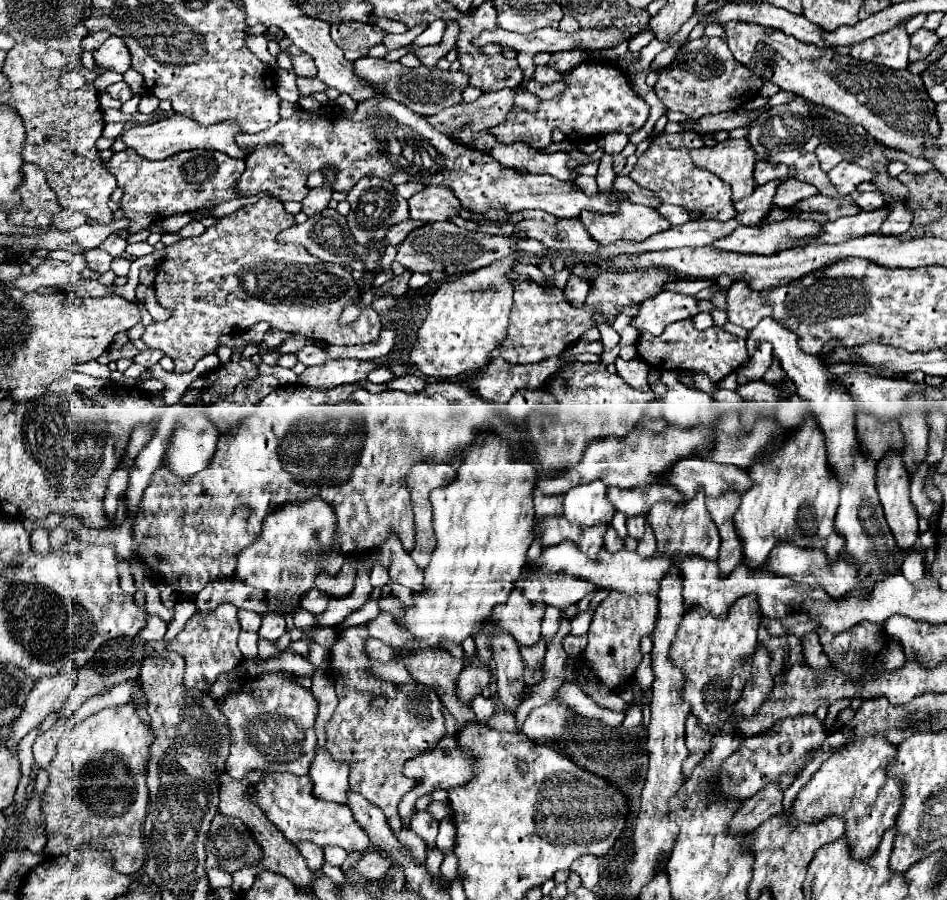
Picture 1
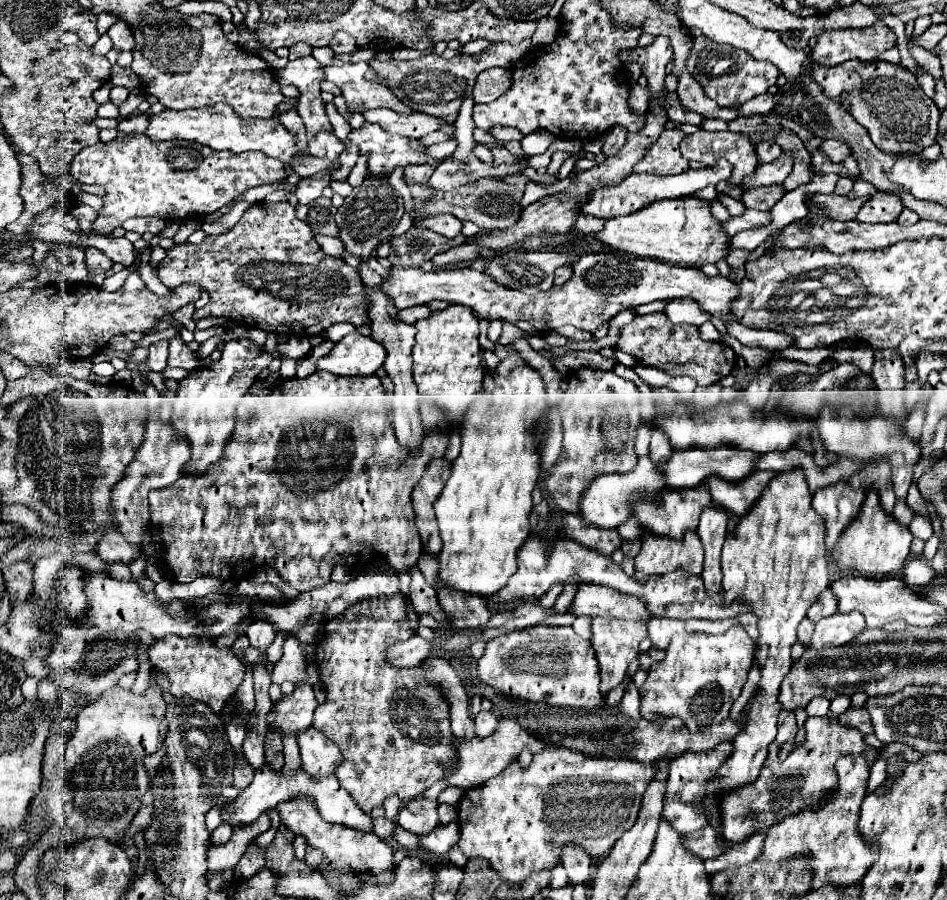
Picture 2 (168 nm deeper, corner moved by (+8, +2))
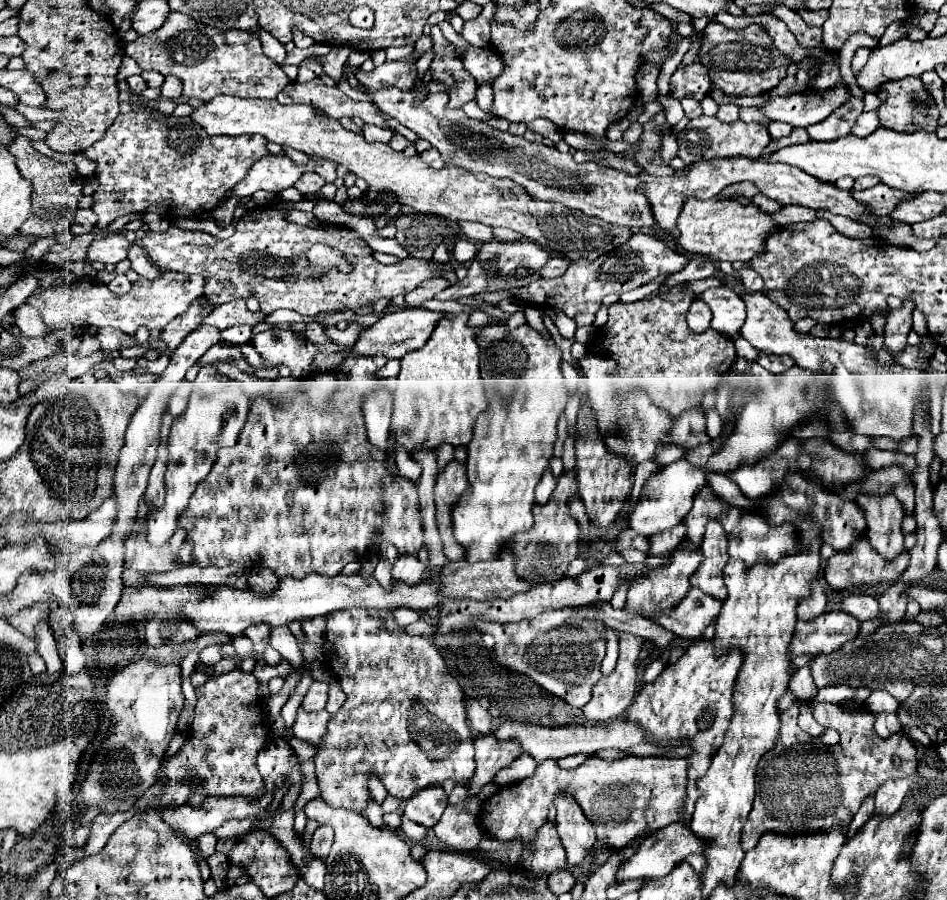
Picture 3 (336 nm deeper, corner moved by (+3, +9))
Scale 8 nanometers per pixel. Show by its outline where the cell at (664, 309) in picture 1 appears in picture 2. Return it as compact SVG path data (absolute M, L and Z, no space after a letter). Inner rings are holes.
M674 298L674 300L670 300L670 304L666 306L666 314L676 324L700 326L706 320L710 320L710 314L700 310L700 306L696 306L696 302L692 302L692 298Z

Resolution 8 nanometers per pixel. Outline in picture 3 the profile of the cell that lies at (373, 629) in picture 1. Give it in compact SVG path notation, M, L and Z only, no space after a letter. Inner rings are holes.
M477 735L473 737L473 747L475 747L475 761L477 769L473 775L473 783L469 787L469 795L473 797L467 805L469 813L479 813L479 801L475 799L477 791L489 783L495 773L503 767L507 767L513 759L521 755L517 743L499 743L495 737L489 735Z

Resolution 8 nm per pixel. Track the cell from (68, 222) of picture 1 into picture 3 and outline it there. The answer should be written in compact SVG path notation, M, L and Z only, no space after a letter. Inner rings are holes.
M79 209L75 215L75 221L71 223L71 231L73 235L83 235L83 233L89 233L95 223L97 223L97 215L93 215L91 209Z

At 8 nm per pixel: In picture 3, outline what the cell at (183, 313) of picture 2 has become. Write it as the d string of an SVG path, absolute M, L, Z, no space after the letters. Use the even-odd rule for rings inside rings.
M237 299L237 301L231 301L231 303L225 303L221 307L215 307L207 317L205 321L201 321L201 325L213 325L217 329L227 329L227 327L233 327L233 325L257 325L259 321L265 319L265 313L257 311L257 313L251 313L247 307L245 307L245 301L243 299Z

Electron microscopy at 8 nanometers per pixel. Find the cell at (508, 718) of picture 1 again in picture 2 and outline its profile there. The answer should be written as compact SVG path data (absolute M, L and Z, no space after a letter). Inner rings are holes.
M480 712L474 718L474 726L476 726L476 736L485 738L492 734L498 726L498 718L492 712Z

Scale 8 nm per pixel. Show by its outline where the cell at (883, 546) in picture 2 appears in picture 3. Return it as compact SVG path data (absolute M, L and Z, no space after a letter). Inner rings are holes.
M867 537L857 539L857 543L853 543L853 547L849 547L849 551L837 551L825 567L825 579L833 589L849 589L849 587L861 587L861 585L887 585L887 583L895 583L899 579L899 575L907 569L909 565L909 553L905 555L897 555L897 559L893 559L893 563L885 563L885 559L881 559L881 555L877 555L877 551L873 551L871 543Z

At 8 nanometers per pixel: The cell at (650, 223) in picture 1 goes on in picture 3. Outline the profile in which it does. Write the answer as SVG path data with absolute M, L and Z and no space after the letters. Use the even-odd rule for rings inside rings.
M687 197L683 203L683 209L677 219L679 235L673 237L671 233L665 233L659 225L651 227L653 231L661 233L661 239L667 243L679 245L687 255L703 255L713 261L751 261L757 253L765 249L765 237L771 231L779 231L781 227L771 221L767 213L761 213L755 205L739 205L733 199L693 199Z

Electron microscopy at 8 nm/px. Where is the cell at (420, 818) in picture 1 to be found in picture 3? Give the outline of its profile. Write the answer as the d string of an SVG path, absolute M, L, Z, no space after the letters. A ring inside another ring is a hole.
M427 787L405 801L403 815L423 827L433 827L447 807L447 793L443 787Z

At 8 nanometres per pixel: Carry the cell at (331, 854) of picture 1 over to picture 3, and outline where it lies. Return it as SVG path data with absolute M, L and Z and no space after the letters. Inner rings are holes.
M317 827L315 833L311 835L309 849L317 859L325 859L329 855L331 843L333 843L333 829L331 827Z

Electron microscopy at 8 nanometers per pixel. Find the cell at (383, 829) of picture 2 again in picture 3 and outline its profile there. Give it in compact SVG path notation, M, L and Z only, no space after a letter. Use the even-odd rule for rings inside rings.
M371 801L369 803L369 807L365 809L365 813L363 813L375 827L383 827L385 823L383 823L383 809L381 809L381 805L377 805L375 801Z

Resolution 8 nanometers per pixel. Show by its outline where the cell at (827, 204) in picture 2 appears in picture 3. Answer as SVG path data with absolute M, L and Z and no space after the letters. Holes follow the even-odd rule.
M883 183L871 187L871 189L865 189L865 191L853 191L853 197L859 201L859 203L865 203L865 207L869 207L869 211L873 211L873 215L887 215L895 205L897 201L905 199L909 193L905 191L897 191L897 189L891 189Z

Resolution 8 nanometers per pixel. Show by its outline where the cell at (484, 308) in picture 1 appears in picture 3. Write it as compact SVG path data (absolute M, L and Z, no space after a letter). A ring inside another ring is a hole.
M467 311L445 315L433 329L429 341L401 359L391 429L395 431L397 443L409 451L419 443L427 447L437 447L439 443L467 445L477 415L487 409L487 397L479 375L481 347L477 343L477 329L469 327L467 321Z

